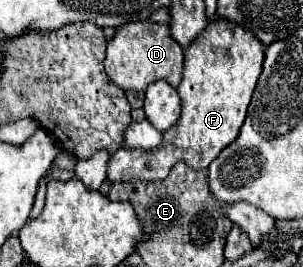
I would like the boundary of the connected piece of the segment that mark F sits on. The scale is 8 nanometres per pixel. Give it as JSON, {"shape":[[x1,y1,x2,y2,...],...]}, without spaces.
{"shape":[[217,19,193,41,185,51,183,81,177,91,181,97,179,121,163,133,163,141,157,149,119,149,107,163,109,181,155,181,169,175,177,161,187,163,195,171,205,171,209,163,221,153,223,147,235,141,245,121,245,113,261,73,263,43,239,25]]}

